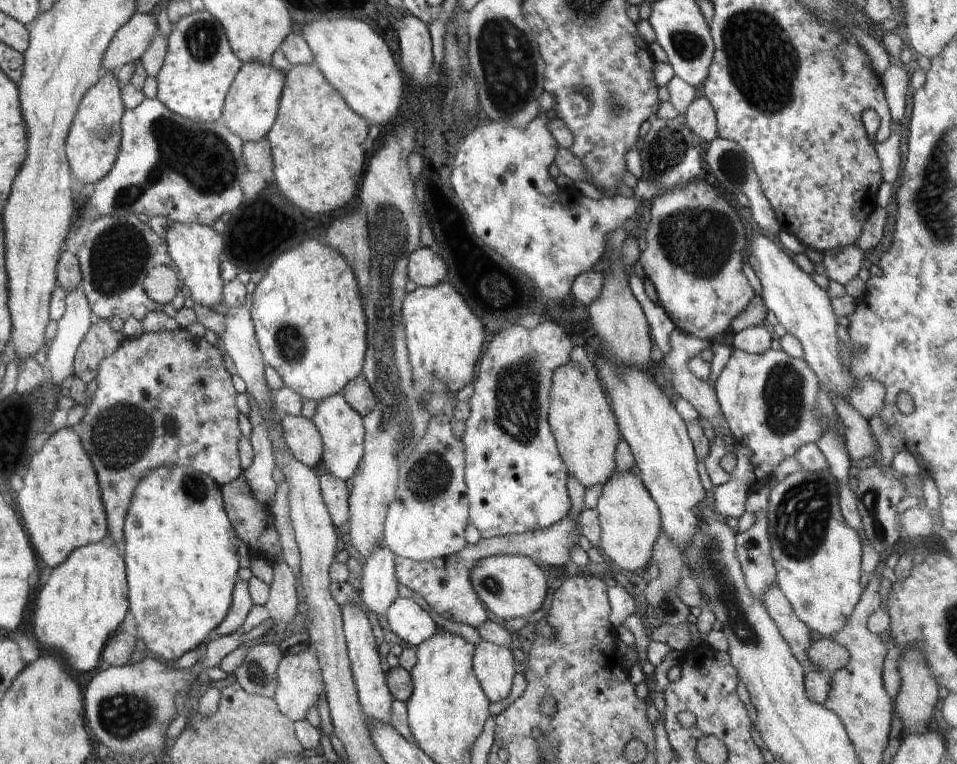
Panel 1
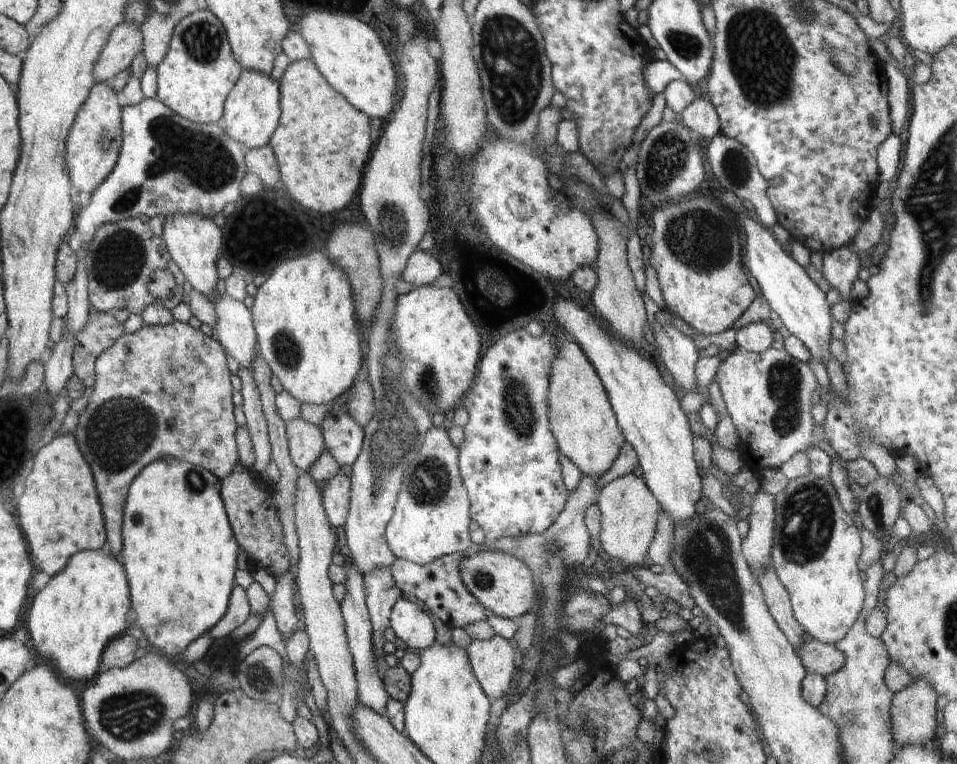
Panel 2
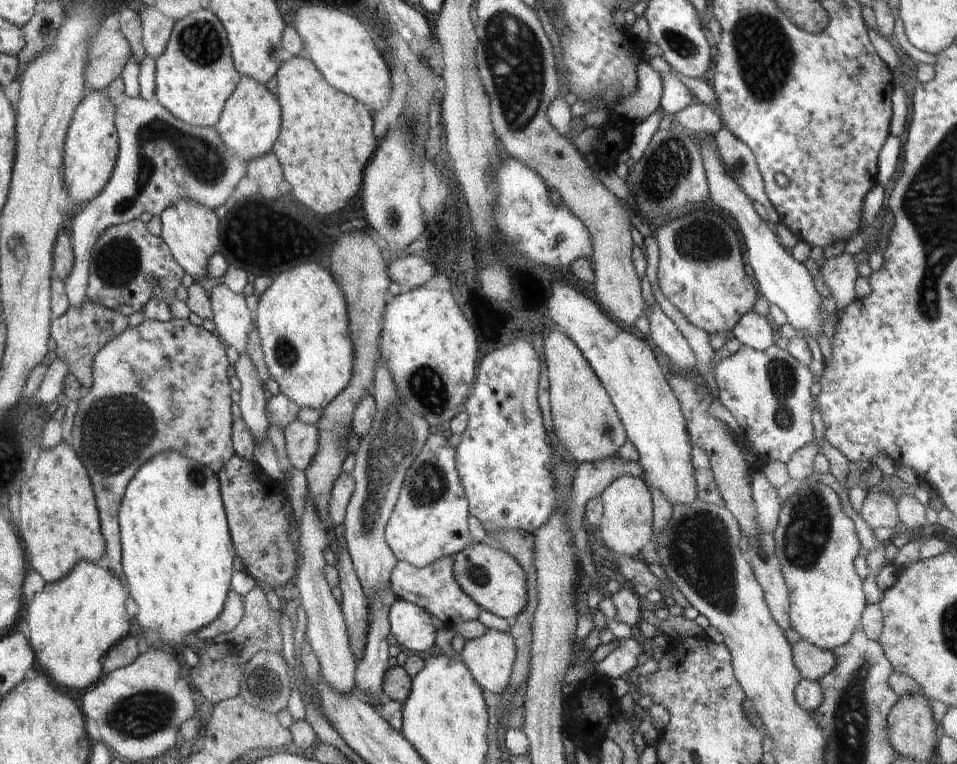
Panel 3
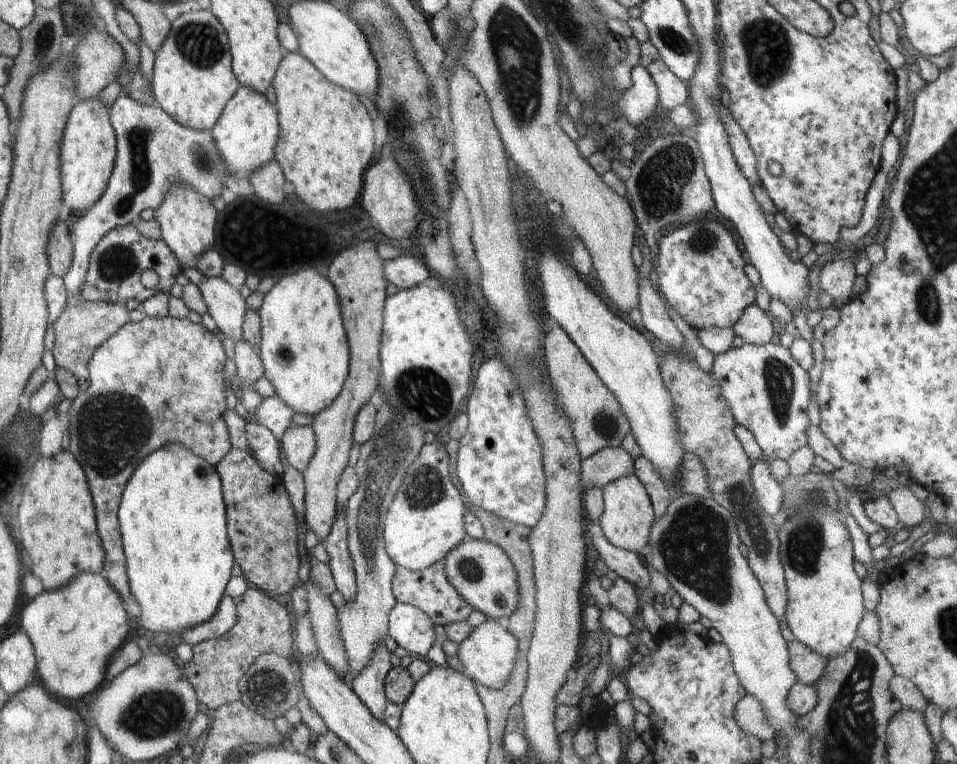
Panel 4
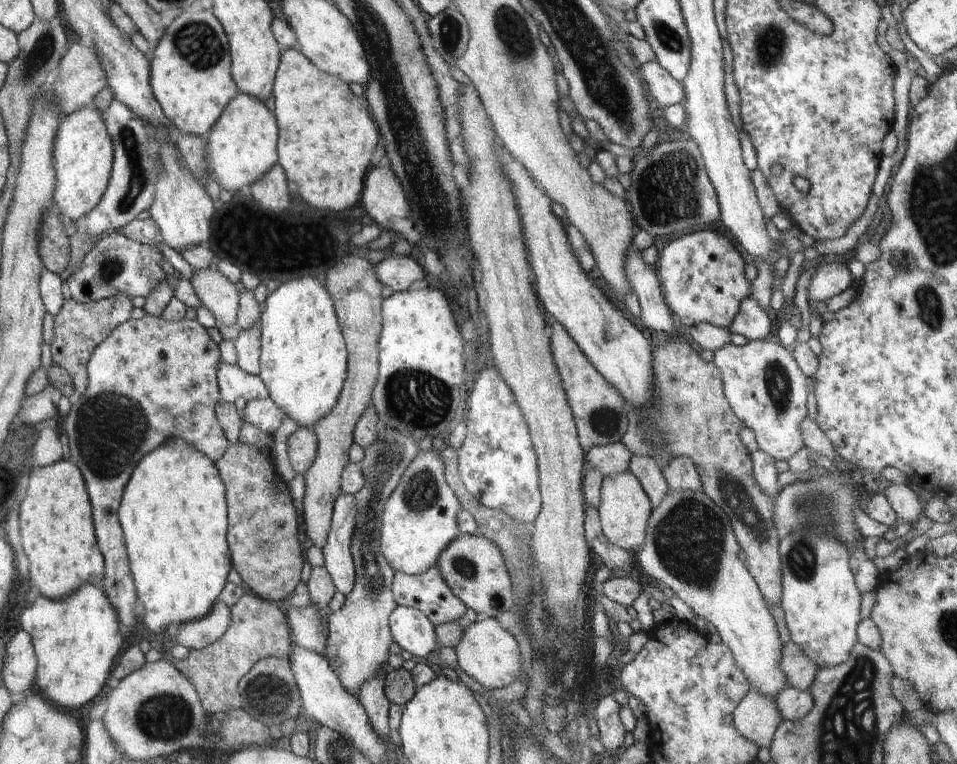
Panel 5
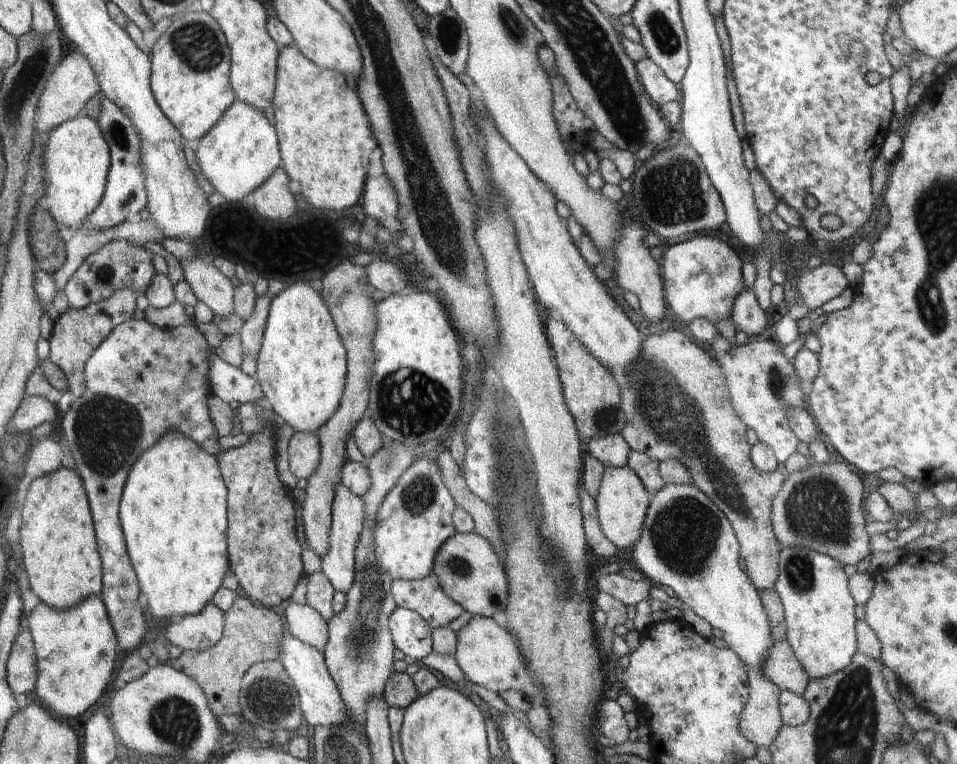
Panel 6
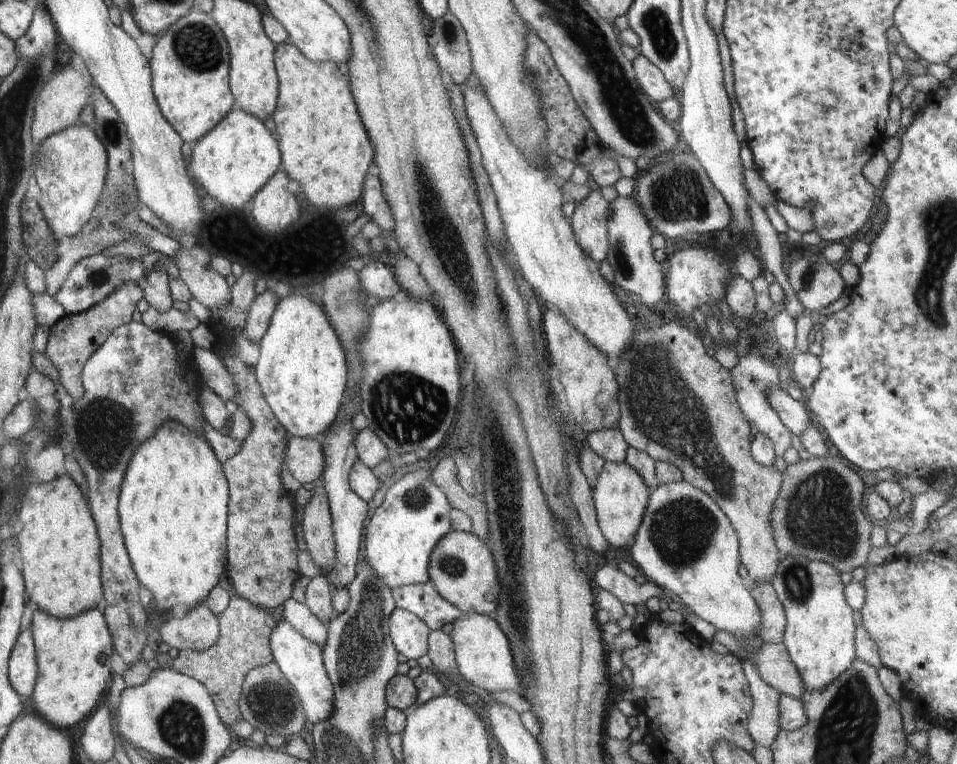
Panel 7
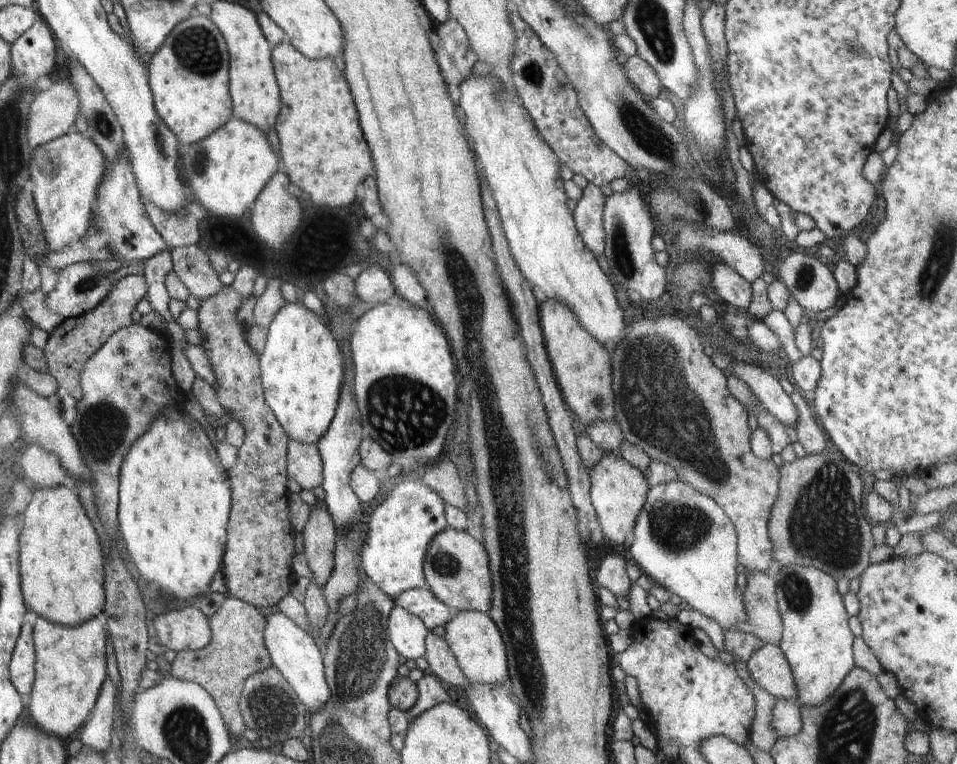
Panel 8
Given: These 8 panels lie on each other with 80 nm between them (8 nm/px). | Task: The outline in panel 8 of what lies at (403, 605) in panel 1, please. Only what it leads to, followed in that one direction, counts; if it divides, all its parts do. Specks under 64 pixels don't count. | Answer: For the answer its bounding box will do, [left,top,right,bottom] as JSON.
[387,605,430,660]

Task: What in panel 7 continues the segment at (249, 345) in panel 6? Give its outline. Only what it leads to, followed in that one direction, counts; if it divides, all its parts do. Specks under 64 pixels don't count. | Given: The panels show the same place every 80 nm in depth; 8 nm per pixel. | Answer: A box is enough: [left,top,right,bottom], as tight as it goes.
[243,285,280,342]

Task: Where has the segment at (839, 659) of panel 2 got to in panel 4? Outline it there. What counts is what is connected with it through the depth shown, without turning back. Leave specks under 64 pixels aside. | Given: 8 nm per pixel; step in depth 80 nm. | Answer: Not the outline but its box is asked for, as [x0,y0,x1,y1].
[788,641,827,686]

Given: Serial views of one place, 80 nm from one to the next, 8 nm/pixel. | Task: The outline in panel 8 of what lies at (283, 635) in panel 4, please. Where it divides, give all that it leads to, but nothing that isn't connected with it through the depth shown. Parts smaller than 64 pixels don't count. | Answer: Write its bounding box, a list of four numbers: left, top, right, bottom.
[169,595,273,736]

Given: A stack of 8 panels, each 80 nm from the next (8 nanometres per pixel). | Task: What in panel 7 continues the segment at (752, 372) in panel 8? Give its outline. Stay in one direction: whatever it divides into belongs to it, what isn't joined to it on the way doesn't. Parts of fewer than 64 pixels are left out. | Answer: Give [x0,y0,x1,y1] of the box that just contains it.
[765,385,813,436]

